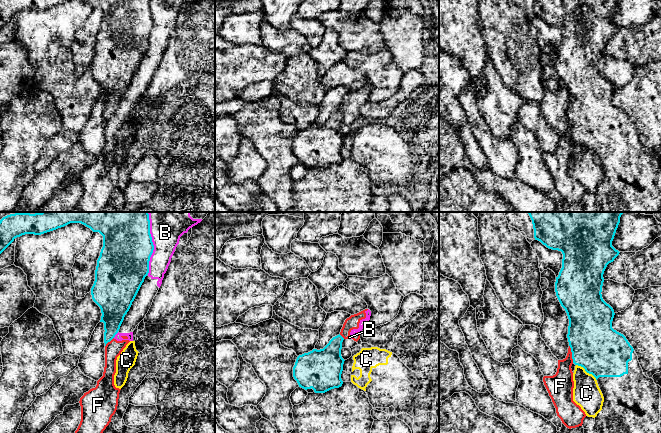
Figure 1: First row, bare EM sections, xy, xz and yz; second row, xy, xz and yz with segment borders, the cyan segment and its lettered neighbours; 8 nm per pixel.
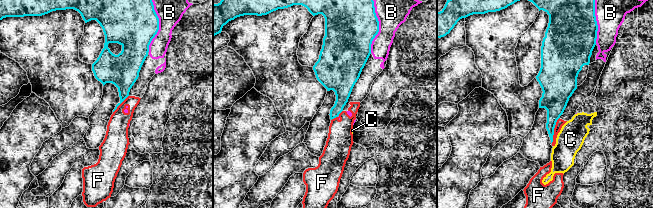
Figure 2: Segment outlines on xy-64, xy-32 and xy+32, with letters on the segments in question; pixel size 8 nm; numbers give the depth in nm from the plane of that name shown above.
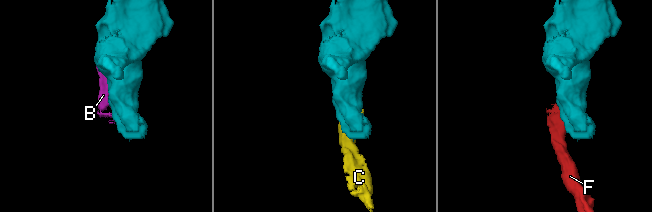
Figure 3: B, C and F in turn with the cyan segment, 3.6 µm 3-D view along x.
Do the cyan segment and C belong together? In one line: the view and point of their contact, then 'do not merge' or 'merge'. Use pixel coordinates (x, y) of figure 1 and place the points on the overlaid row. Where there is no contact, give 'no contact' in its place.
meets cyan in yz at (587, 372); do not merge

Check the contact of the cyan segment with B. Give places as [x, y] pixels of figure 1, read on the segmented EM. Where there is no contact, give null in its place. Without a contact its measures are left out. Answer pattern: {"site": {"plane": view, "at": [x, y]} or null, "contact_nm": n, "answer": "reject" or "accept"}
{"site": {"plane": "xy", "at": [152, 243]}, "contact_nm": 500, "answer": "reject"}

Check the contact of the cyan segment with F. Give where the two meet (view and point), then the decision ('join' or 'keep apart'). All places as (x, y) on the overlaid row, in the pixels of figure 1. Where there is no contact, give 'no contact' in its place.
meets cyan in yz at (572, 354); keep apart

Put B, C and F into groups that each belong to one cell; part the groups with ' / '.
B F / C

